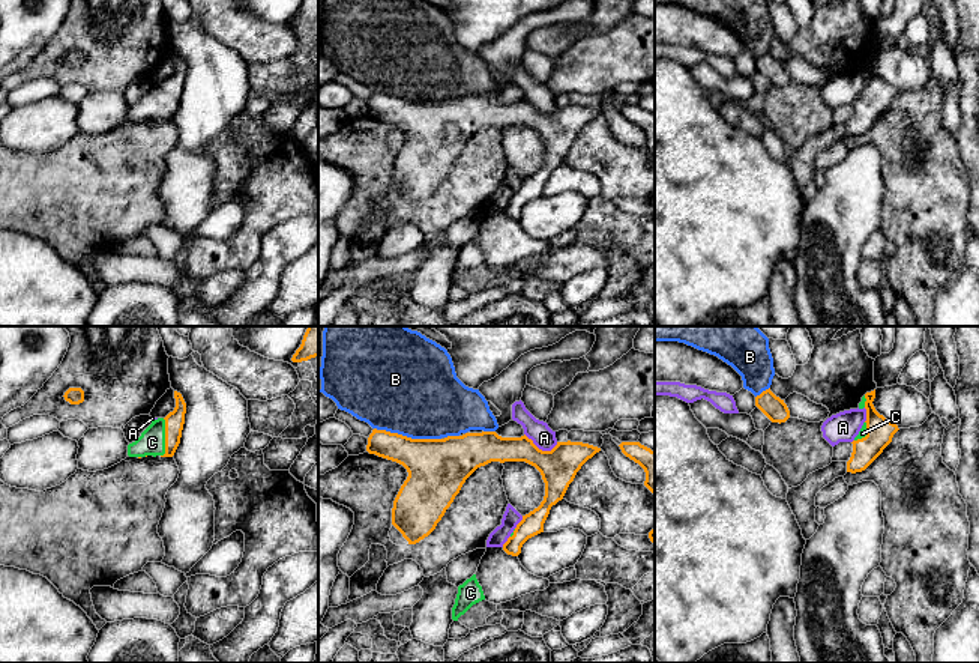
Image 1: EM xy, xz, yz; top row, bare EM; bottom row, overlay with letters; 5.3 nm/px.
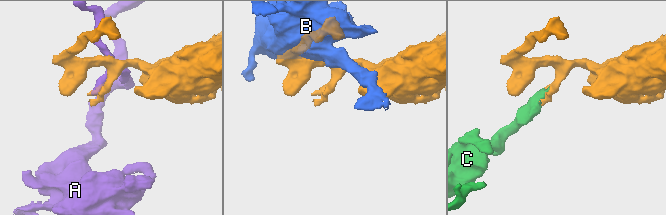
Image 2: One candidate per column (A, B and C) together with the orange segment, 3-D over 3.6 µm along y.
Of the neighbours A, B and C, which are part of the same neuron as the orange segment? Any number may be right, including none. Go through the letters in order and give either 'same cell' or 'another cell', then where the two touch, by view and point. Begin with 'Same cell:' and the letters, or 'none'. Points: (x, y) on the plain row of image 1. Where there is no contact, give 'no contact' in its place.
Same cell: C
A: another cell; meets orange in xz at (541, 113)
B: another cell; meets orange in xz at (406, 99)
C: same cell; meets orange in xy at (165, 101)

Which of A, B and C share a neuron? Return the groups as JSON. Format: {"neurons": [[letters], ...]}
{"neurons": [["A"], ["B"], ["C"]]}

